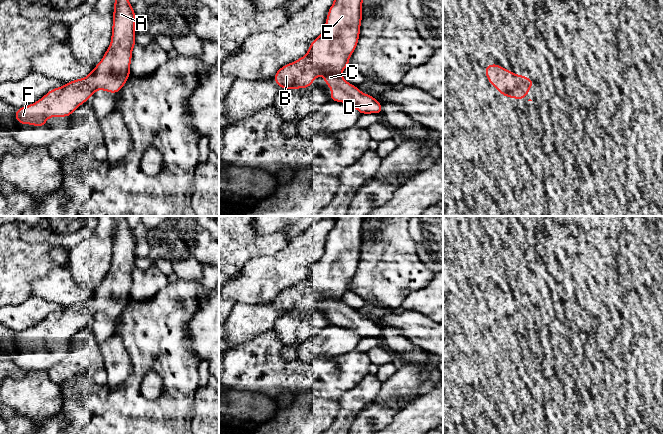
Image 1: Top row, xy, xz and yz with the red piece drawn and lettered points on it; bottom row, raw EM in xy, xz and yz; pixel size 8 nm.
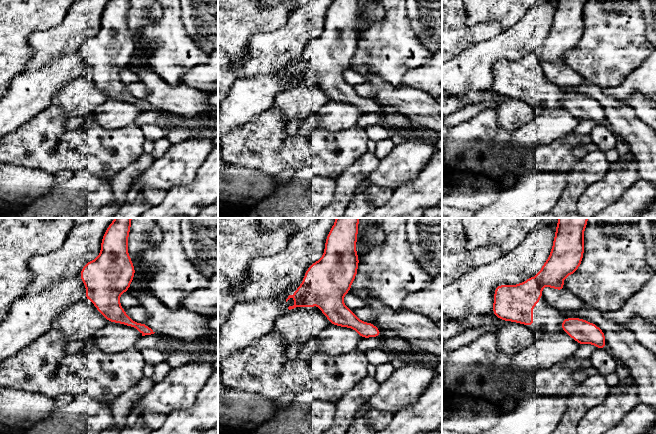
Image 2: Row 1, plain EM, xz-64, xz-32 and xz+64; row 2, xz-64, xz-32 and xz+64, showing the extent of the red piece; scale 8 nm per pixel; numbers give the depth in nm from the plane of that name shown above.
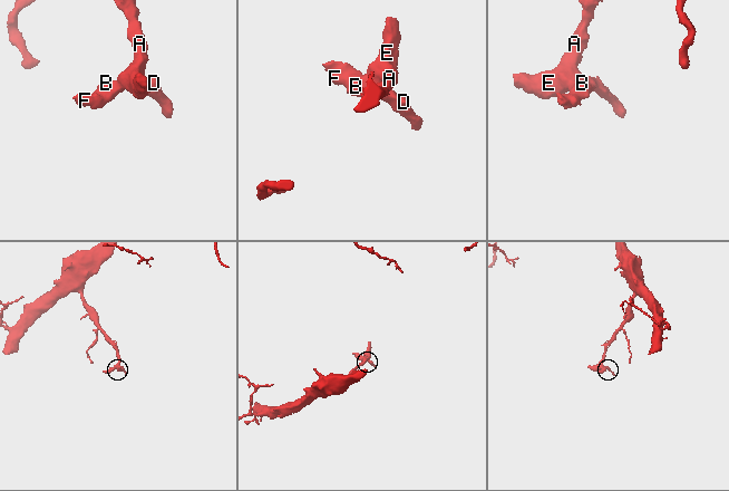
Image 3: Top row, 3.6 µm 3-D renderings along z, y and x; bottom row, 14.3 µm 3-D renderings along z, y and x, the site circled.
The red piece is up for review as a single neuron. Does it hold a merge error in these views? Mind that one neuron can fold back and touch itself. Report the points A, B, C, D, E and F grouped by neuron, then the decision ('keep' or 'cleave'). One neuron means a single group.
A C D E / B F; cleave

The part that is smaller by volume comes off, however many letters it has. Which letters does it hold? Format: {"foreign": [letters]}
{"foreign": ["B", "F"]}

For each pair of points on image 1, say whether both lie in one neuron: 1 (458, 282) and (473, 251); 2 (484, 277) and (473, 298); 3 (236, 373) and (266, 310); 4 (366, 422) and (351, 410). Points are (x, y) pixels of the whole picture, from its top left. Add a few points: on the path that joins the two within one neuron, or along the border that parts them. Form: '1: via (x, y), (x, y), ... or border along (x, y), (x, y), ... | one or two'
1: border along (453, 263), (464, 270) | two
2: border along (472, 281), (484, 290) | two
3: border along (272, 328), (232, 348) | two
4: border along (371, 402), (352, 421) | two

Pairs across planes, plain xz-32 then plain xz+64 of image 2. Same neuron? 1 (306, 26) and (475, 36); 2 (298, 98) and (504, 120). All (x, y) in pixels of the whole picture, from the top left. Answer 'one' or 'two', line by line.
1: two
2: one

